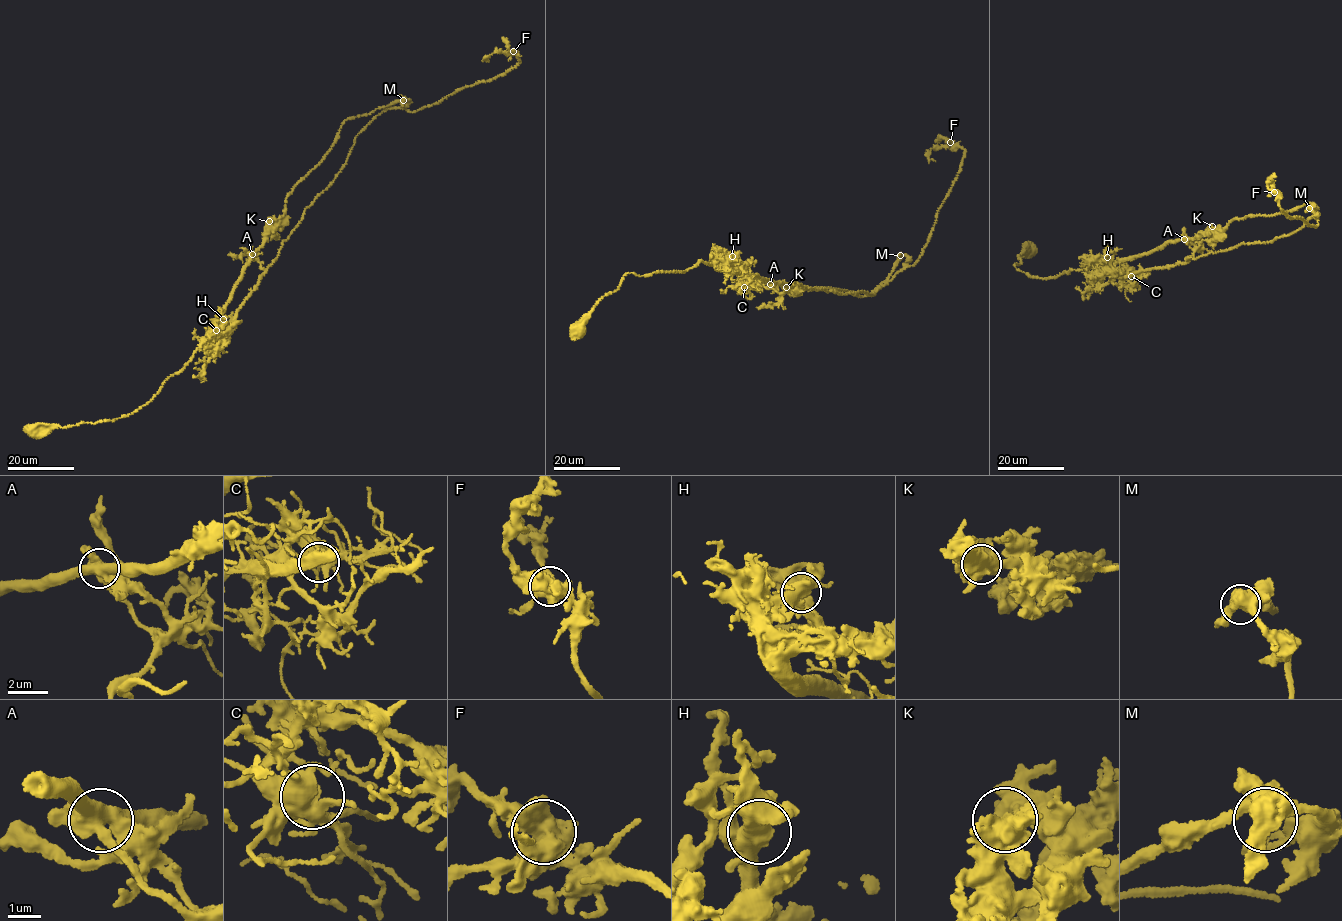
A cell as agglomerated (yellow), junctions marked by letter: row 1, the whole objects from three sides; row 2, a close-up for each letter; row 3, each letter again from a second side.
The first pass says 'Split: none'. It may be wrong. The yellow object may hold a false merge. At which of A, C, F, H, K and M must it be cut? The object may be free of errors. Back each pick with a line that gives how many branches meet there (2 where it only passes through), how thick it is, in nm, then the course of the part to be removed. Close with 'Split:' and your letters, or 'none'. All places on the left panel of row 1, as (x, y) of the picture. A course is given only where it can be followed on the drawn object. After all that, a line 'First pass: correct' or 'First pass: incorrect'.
A: Branches: 5. Thickness 550 nm. Course of the part to remove: (252, 254), (264, 269), (277, 259), (377, 115), (429, 106), (519, 62), (512, 52), (494, 53), (488, 61)
Split: A
First pass: incorrect

